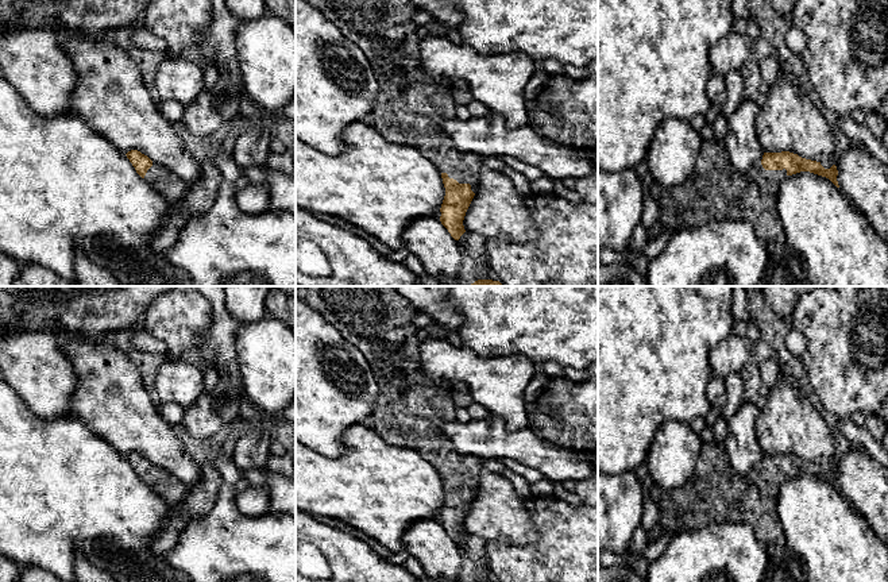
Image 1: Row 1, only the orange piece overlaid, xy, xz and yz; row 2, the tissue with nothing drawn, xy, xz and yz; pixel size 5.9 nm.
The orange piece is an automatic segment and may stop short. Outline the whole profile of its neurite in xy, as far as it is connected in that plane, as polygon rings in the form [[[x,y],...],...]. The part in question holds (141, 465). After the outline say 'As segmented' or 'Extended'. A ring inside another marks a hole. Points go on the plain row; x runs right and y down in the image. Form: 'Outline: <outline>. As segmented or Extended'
Outline: [[[131,452],[126,458],[136,475],[167,504],[169,509],[175,509],[181,505],[188,487],[177,477],[165,469],[152,465],[147,458],[138,452]]]. Extended

